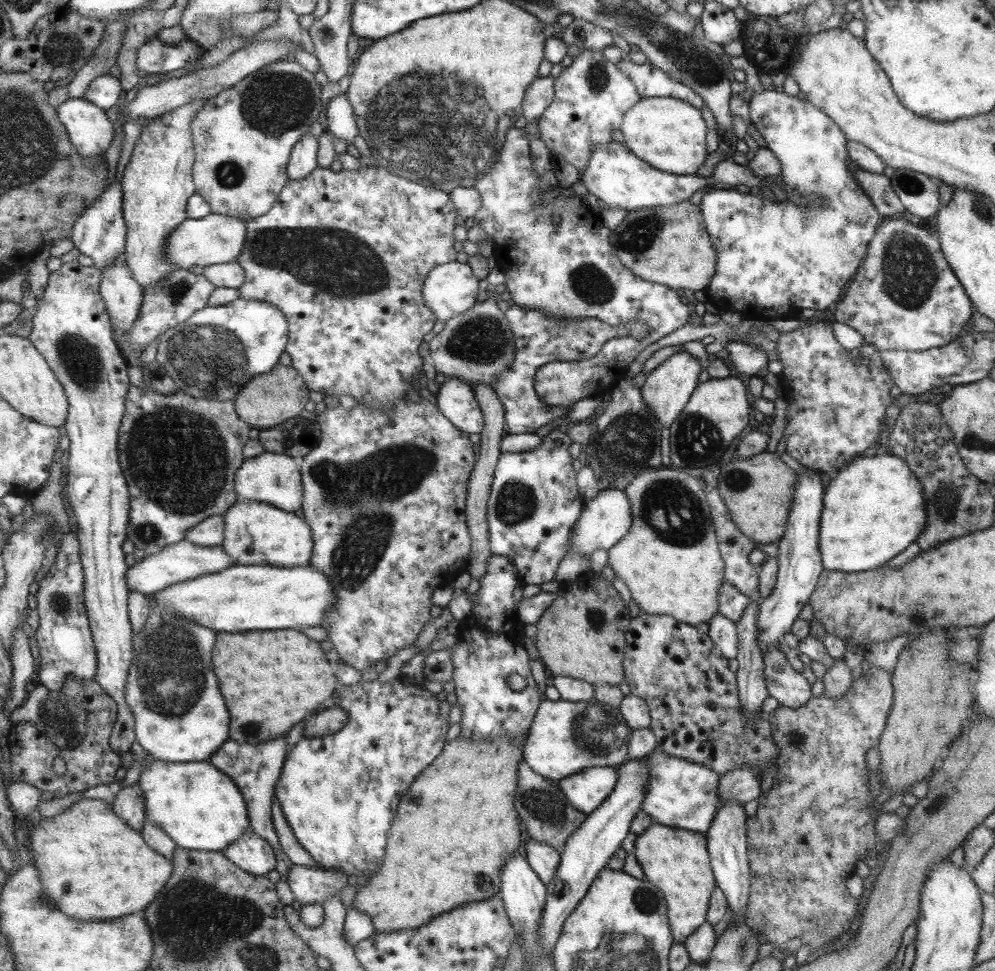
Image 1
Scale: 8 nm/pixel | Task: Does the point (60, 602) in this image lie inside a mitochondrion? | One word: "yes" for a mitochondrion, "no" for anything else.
yes

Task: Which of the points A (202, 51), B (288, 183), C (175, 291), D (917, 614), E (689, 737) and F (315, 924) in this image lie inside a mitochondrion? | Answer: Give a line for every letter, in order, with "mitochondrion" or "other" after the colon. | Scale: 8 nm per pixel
A: other
B: other
C: mitochondrion
D: mitochondrion
E: other
F: other

